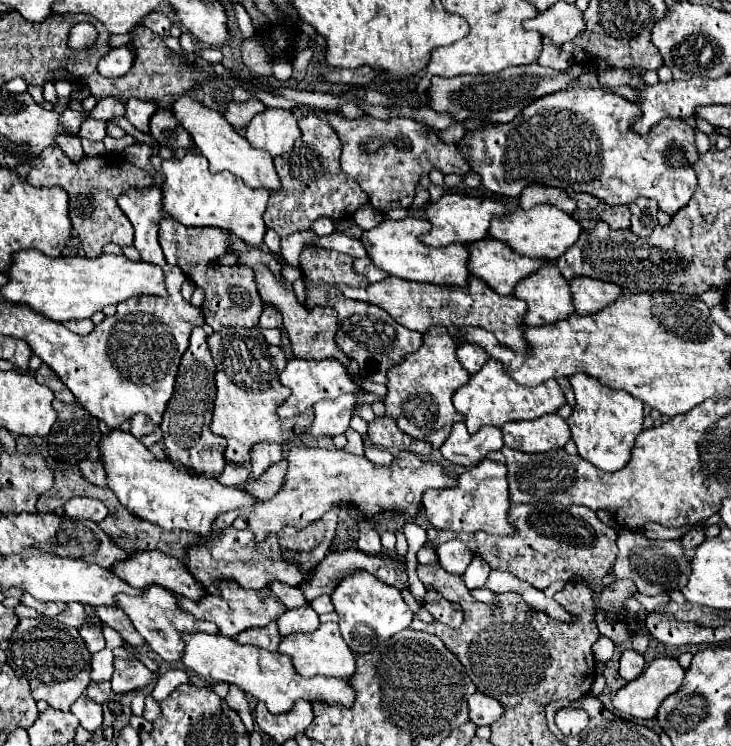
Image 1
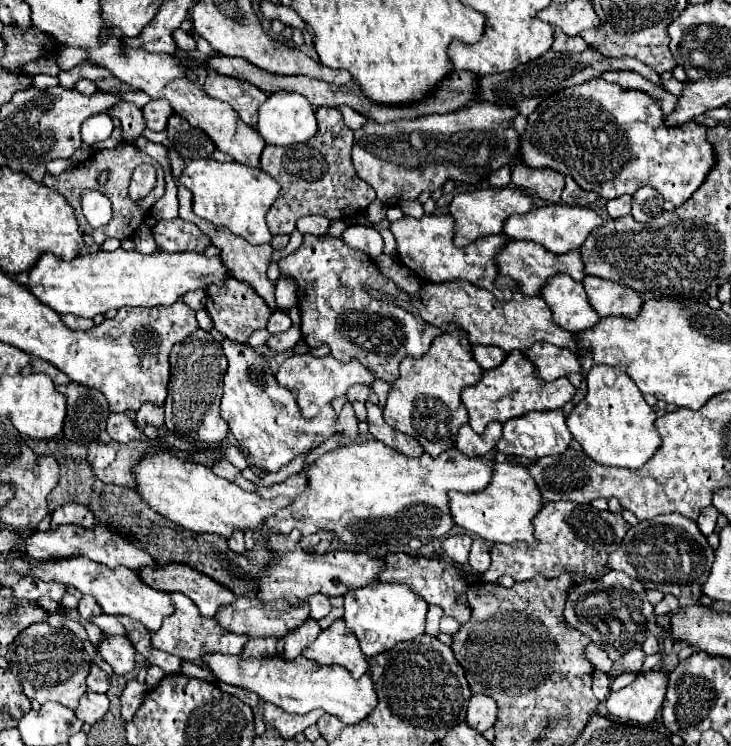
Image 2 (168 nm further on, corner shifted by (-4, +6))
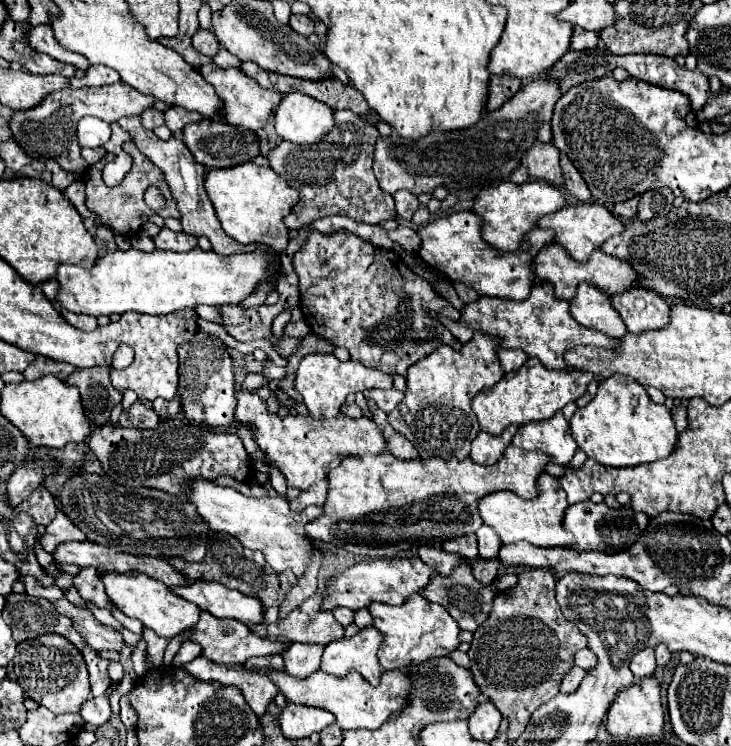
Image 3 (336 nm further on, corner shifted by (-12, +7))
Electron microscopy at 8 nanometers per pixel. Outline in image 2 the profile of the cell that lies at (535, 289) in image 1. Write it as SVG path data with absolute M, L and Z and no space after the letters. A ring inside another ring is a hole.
M552 277L542 289L542 299L548 303L556 325L566 331L580 333L600 321L600 315L588 303L582 283L572 281L572 277Z

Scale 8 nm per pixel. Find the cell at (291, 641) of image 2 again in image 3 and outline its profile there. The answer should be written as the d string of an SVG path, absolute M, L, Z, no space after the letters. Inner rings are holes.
M292 642L290 648L284 652L284 668L288 674L296 678L304 678L320 668L322 658L322 644L300 644Z

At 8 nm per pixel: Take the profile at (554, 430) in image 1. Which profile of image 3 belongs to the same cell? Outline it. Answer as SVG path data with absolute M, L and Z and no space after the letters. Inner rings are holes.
M562 412L544 420L544 422L528 422L518 426L518 432L512 438L512 444L524 450L538 450L550 456L556 464L568 464L578 448L572 438L568 420Z

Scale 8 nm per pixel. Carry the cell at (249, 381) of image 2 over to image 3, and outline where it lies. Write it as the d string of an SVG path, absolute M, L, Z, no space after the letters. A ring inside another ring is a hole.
M238 390L238 404L234 416L238 422L250 426L258 448L266 454L266 462L272 468L278 468L288 486L306 490L314 482L324 480L328 470L338 466L346 456L364 456L364 454L380 454L386 452L384 436L376 428L372 418L350 418L346 414L338 414L332 420L300 416L300 414L272 414L266 402L256 392Z

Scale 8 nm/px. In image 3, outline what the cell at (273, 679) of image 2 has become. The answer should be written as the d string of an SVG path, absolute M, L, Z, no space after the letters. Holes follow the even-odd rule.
M268 670L266 676L278 686L278 690L286 696L288 702L328 710L336 716L338 726L344 730L348 730L348 728L368 728L368 730L380 728L392 712L400 712L400 708L404 708L404 700L408 696L408 676L402 670L382 672L378 686L368 684L354 670L350 670L346 676L328 676L328 672L316 670L308 678L302 678L302 680L290 676L286 670Z

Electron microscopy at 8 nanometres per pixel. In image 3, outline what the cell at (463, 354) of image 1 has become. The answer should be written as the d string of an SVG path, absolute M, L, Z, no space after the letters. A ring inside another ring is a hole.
M498 348L498 360L500 360L500 366L504 372L510 372L510 370L516 370L524 364L524 360L528 358L524 352L520 350L504 350L504 348Z

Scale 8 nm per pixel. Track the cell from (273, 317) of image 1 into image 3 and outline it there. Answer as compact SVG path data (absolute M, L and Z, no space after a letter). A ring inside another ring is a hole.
M298 320L298 322L288 322L284 326L284 334L286 336L306 336L310 330L308 330L308 324L304 320Z

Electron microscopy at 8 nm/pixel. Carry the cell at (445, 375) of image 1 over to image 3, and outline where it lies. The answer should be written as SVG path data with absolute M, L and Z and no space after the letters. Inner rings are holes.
M478 330L460 350L454 350L452 346L436 348L430 356L408 368L406 396L388 414L388 422L394 430L412 440L420 458L438 456L444 460L464 460L470 454L470 444L480 432L476 414L470 408L472 398L504 376L504 370L496 360L496 348L496 340Z

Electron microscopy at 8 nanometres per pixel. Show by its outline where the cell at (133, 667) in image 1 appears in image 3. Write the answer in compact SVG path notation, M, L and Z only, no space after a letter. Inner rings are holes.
M66 598L54 602L56 610L70 618L74 628L78 630L78 634L94 648L94 650L116 650L120 652L124 648L124 640L122 640L122 632L118 632L116 628L104 626L102 622L98 622L92 612L88 608L78 608L72 606Z

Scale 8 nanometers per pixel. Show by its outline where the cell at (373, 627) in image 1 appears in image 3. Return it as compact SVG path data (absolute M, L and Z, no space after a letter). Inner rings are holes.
M412 594L400 606L390 606L382 602L368 604L368 612L372 616L372 626L384 636L378 648L378 660L384 670L396 670L408 666L410 662L424 662L430 658L446 656L448 652L458 648L460 628L456 620L440 604L424 600L420 594Z

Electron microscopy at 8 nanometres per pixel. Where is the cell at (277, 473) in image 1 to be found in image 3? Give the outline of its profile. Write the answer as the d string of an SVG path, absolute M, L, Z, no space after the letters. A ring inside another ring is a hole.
M320 480L320 482L316 482L316 484L312 484L312 488L302 490L300 496L290 502L290 508L298 512L298 510L302 510L302 508L306 508L306 506L310 506L310 504L322 506L324 500L326 500L326 492L328 492L328 482L326 482L326 480Z

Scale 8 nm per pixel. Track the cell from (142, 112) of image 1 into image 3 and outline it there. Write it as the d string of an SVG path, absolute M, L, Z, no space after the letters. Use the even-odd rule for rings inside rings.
M170 106L170 108L164 110L164 122L172 130L172 134L180 134L182 128L184 128L184 124L198 122L198 120L202 120L198 112L188 112L182 106Z

